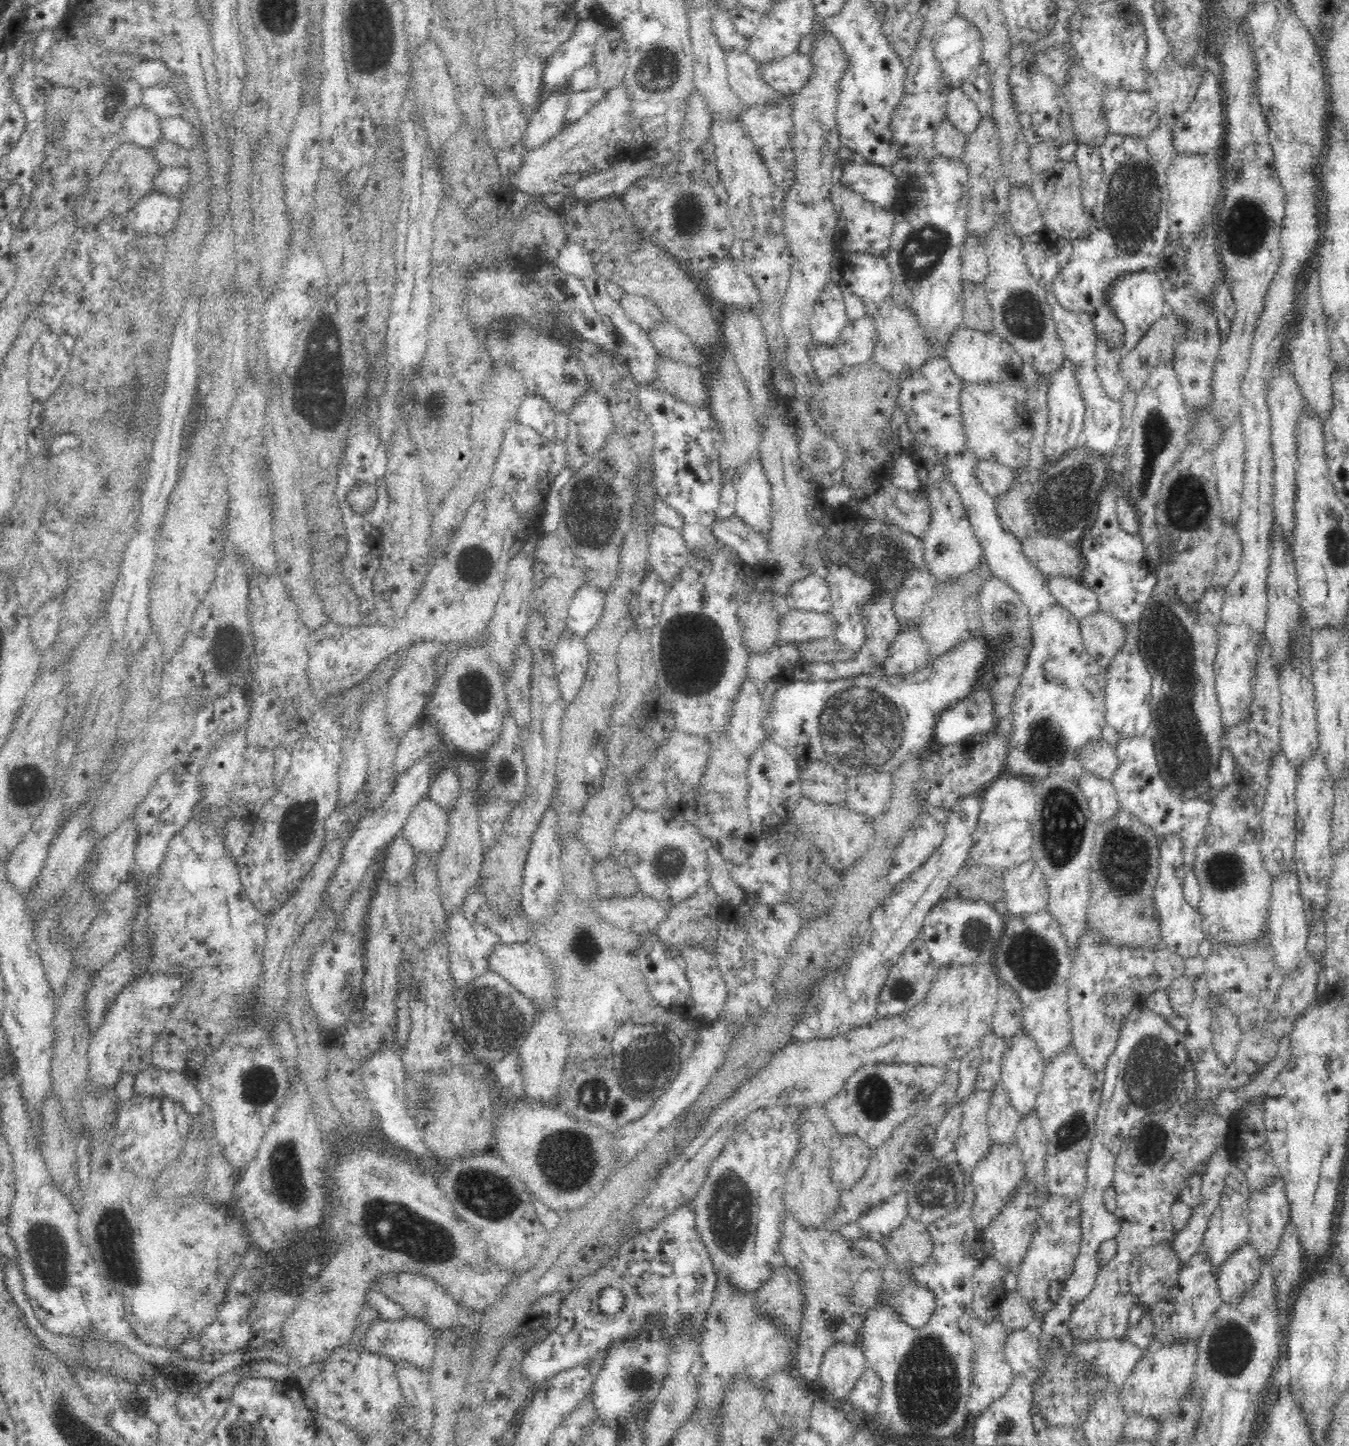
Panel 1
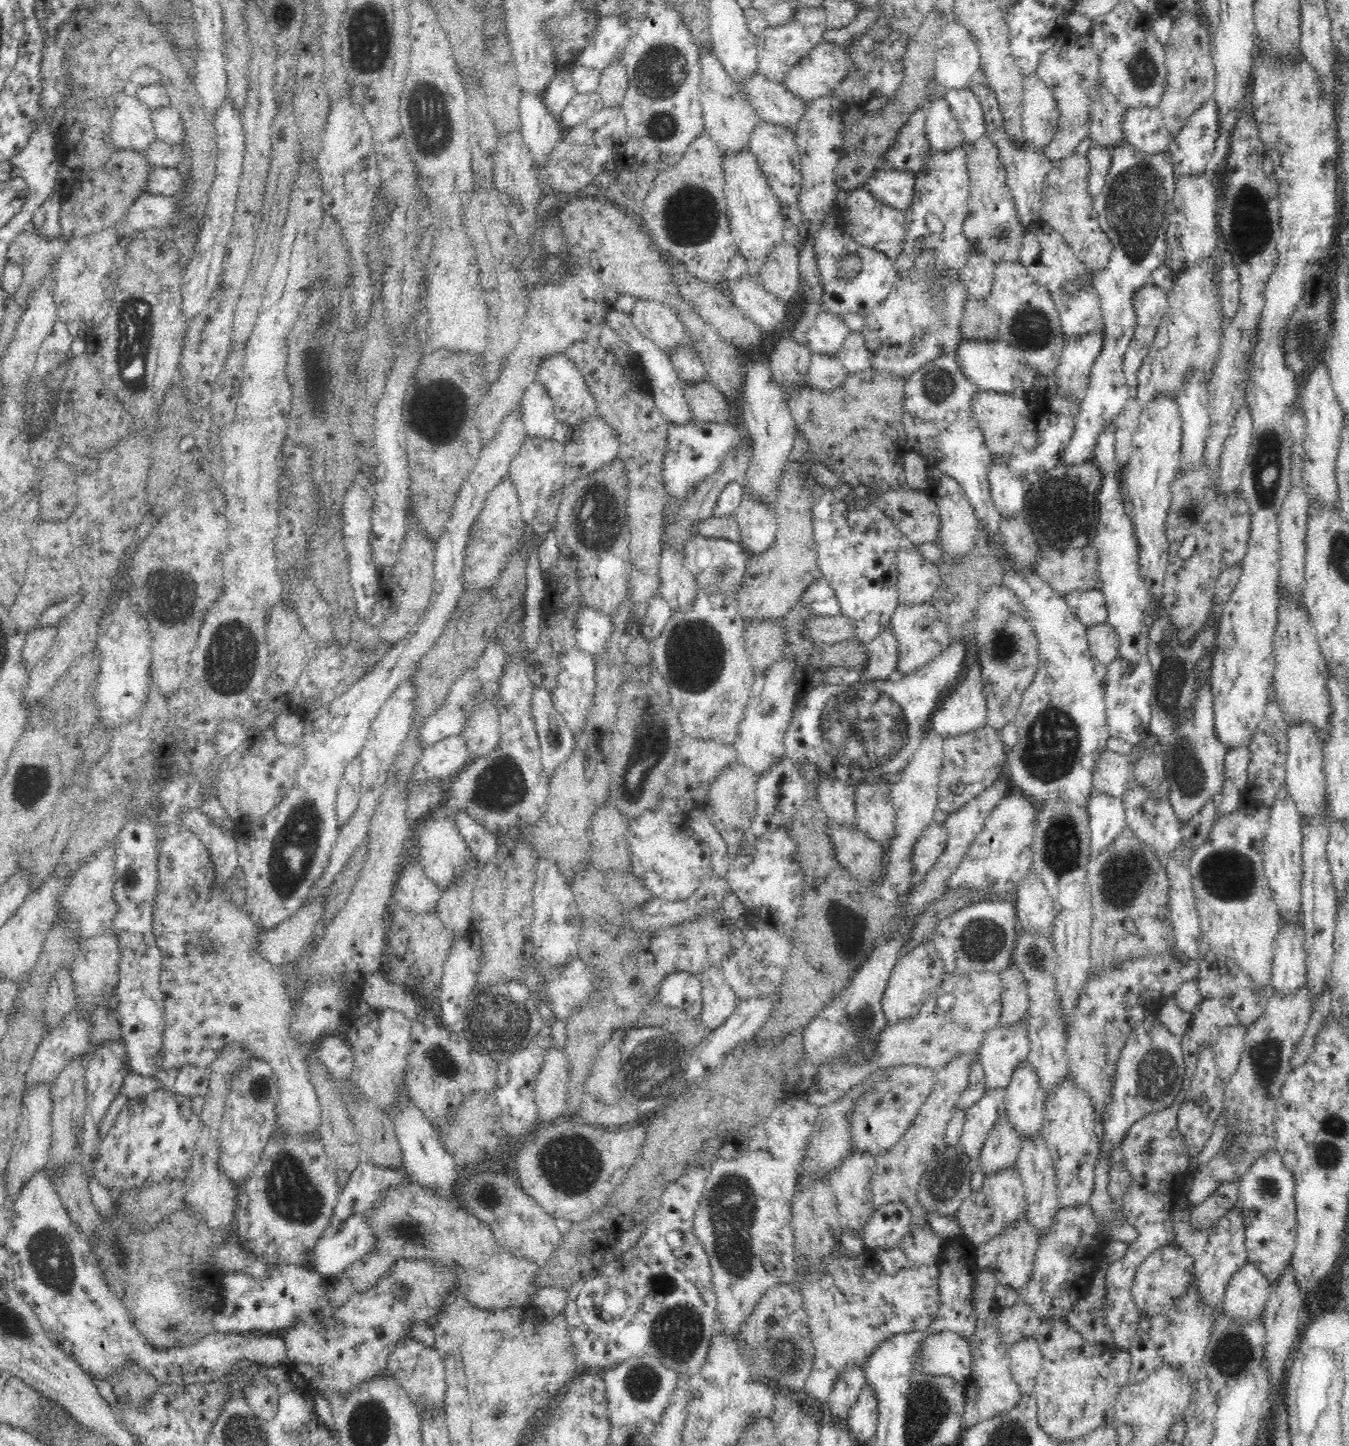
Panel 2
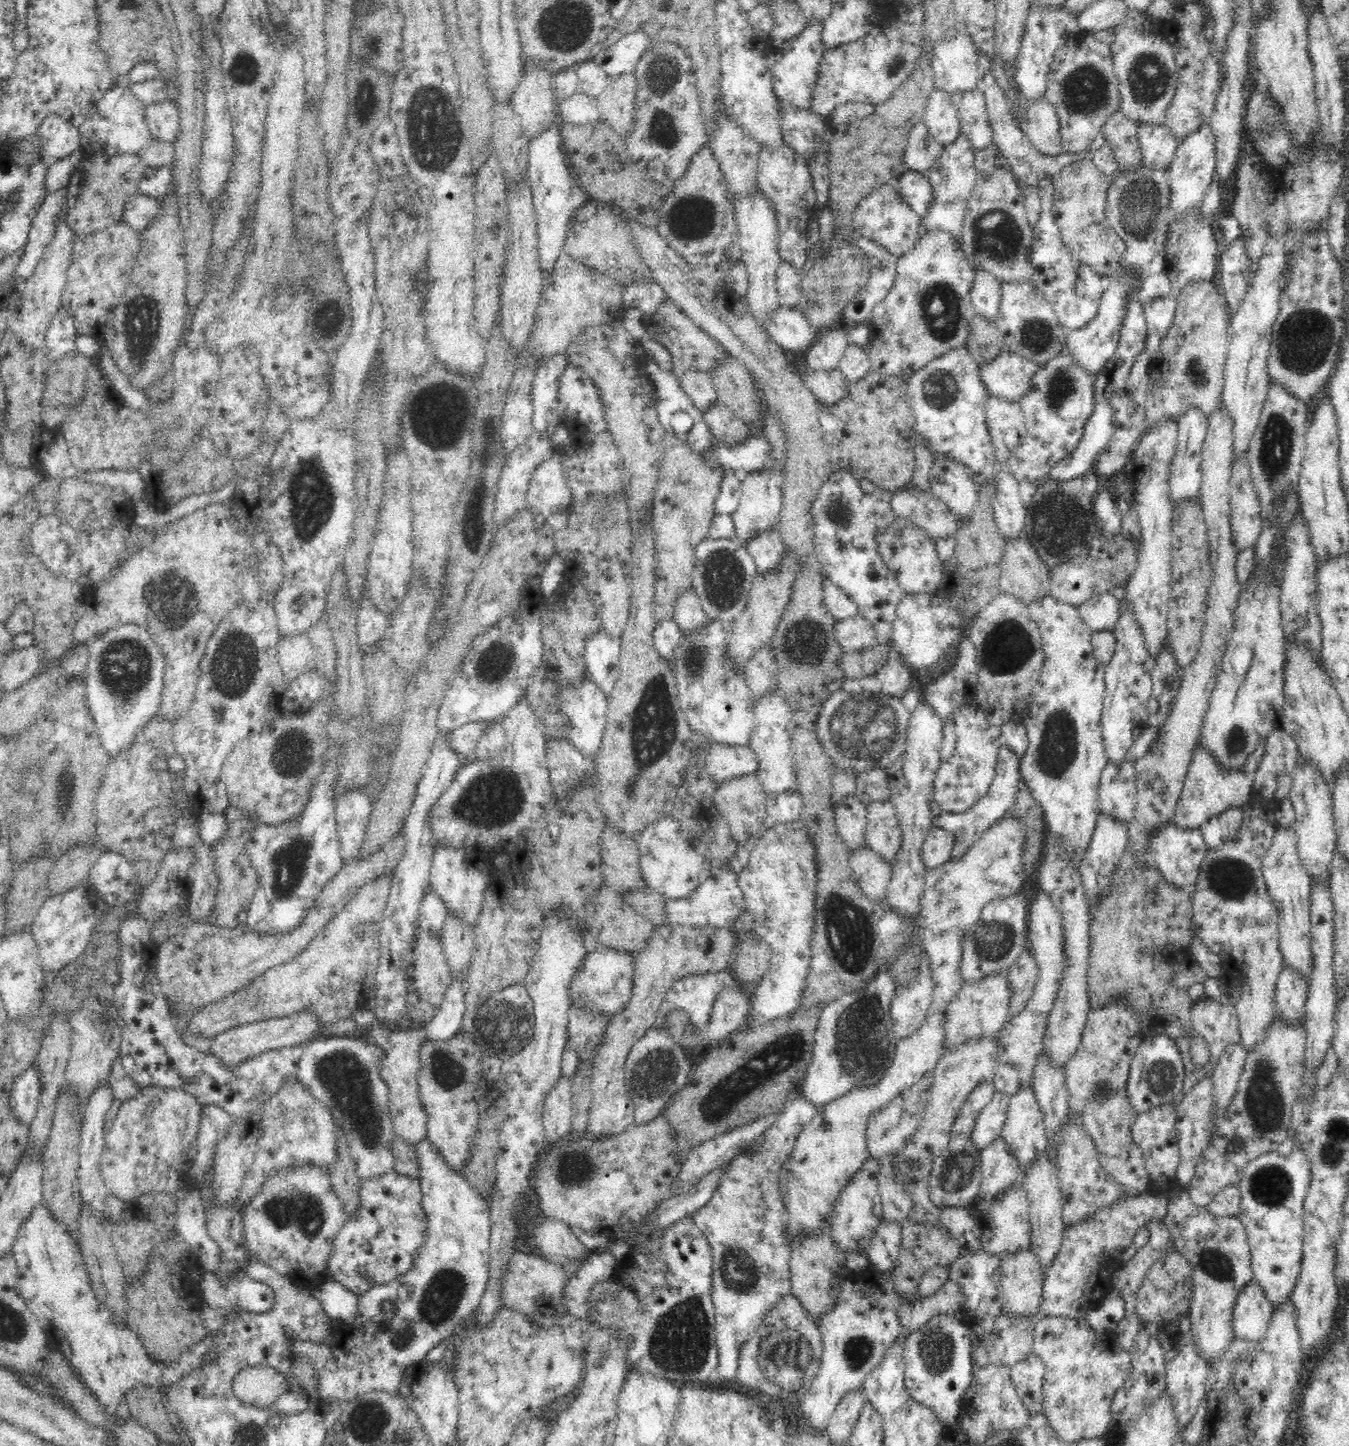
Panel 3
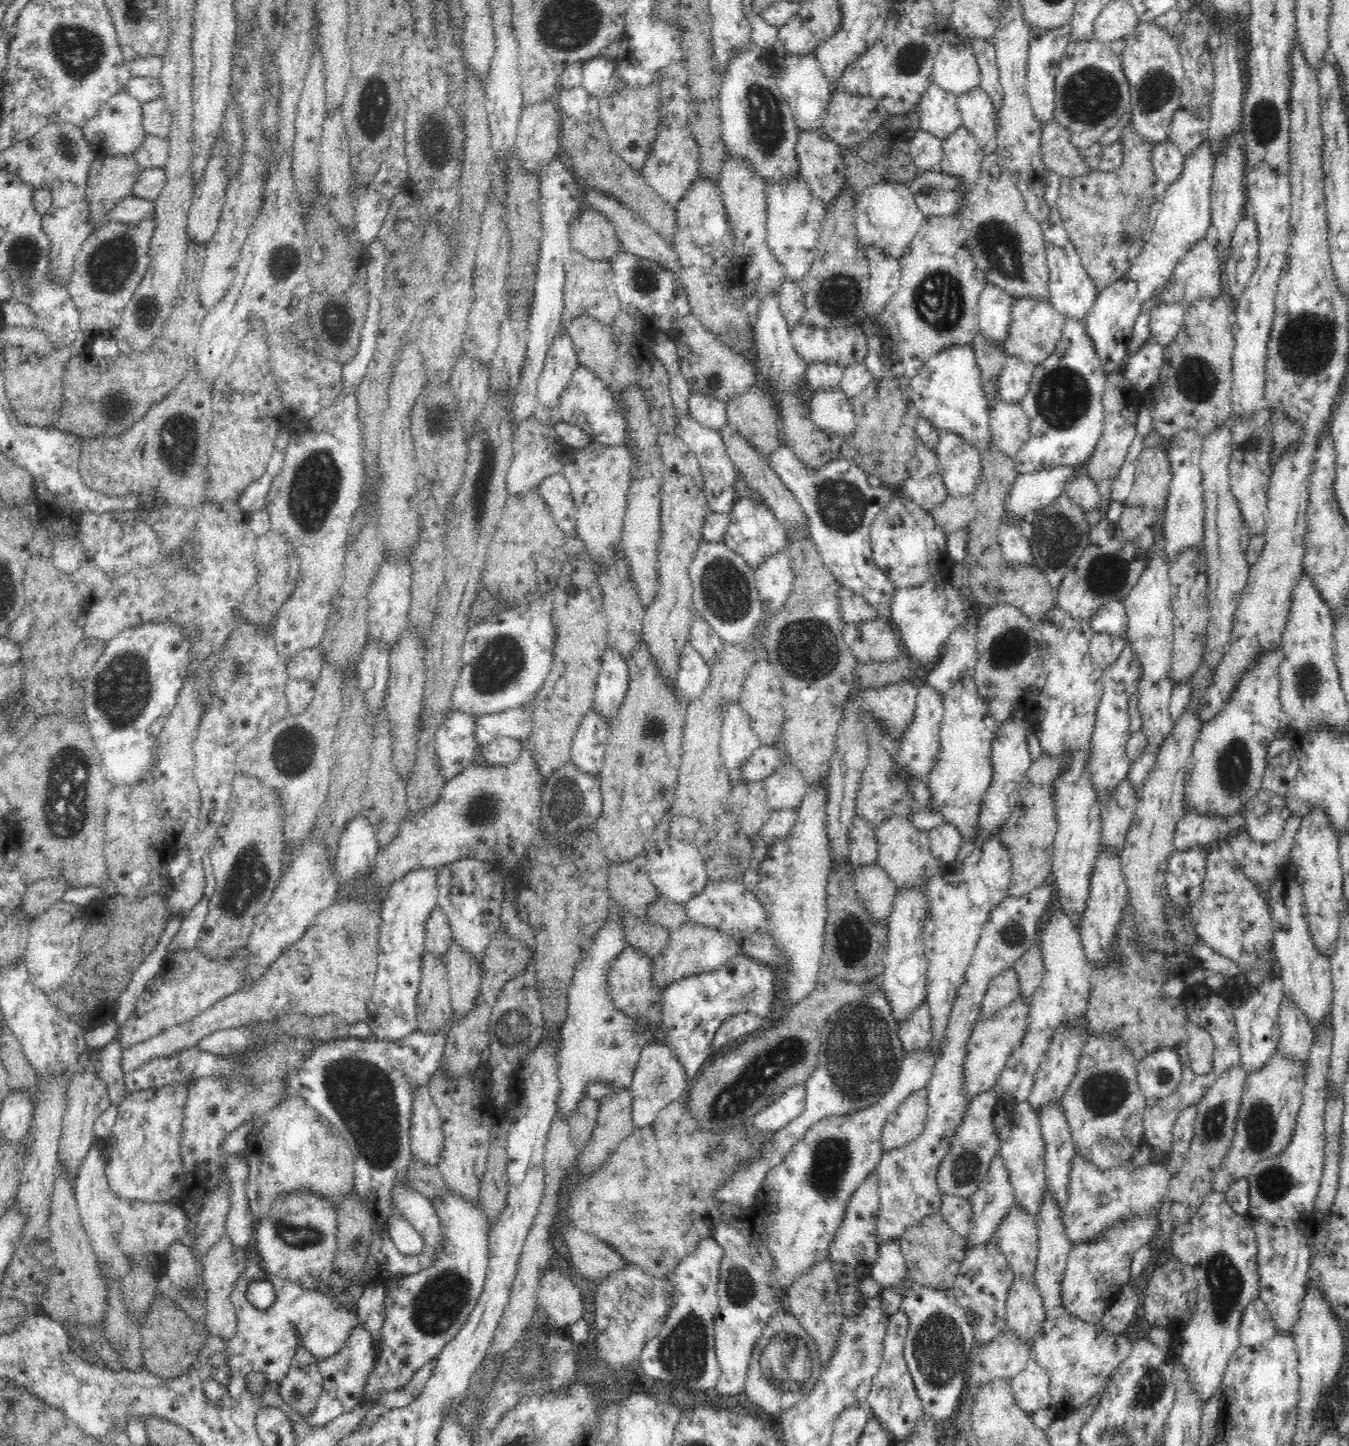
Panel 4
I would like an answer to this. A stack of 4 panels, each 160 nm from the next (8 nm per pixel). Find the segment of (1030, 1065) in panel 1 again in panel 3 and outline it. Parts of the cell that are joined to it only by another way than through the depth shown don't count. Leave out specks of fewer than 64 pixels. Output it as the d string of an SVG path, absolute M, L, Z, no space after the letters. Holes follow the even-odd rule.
M1033 1085L1020 1089L1011 1098L1002 1139L1010 1145L1022 1174L1048 1146L1043 1111L1037 1102Z

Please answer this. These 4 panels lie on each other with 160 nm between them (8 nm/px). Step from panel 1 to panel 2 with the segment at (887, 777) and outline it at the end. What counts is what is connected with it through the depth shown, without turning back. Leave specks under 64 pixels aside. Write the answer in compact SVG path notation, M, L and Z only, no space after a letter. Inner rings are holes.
M886 777L880 780L862 781L855 784L856 825L862 833L872 837L880 844L888 843L895 834L896 809L890 798L889 783Z

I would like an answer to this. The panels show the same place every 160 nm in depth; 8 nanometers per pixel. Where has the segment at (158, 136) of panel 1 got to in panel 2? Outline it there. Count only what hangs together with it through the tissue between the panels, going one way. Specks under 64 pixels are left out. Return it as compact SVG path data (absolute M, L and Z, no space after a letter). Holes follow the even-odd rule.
M117 93L116 110L110 120L110 138L116 150L134 150L143 154L156 139L152 110L138 97Z

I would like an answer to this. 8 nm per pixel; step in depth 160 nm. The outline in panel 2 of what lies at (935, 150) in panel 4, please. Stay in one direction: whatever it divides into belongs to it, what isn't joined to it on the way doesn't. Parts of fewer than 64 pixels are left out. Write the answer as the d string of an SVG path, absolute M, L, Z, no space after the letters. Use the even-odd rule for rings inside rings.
M916 109L900 129L896 137L896 142L888 148L886 162L894 164L896 170L914 174L918 172L922 166L924 166L924 163L933 155L933 150L925 131L925 118L927 117L928 111L929 109Z

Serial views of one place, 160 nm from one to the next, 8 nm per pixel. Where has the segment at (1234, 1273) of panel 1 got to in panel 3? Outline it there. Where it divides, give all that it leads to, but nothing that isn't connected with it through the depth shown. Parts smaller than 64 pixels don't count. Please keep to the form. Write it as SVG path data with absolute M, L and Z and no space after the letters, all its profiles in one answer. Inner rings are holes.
M1258 1281L1247 1282L1238 1293L1233 1308L1234 1336L1248 1341L1264 1340L1274 1309Z

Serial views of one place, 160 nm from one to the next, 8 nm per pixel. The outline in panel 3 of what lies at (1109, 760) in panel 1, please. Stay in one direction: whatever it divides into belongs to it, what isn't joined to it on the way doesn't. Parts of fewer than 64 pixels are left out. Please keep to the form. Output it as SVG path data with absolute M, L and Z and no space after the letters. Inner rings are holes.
M1124 759L1120 764L1107 761L1100 779L1098 798L1104 813L1124 823L1133 820L1137 799L1135 759Z

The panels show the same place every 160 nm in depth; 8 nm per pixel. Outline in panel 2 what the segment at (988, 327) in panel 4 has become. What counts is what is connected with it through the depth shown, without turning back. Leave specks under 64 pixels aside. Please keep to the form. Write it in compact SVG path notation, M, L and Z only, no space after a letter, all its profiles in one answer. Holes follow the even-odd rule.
M976 250L969 252L968 264L962 270L961 276L964 276L964 284L971 297L988 300L992 292L995 265L987 254Z

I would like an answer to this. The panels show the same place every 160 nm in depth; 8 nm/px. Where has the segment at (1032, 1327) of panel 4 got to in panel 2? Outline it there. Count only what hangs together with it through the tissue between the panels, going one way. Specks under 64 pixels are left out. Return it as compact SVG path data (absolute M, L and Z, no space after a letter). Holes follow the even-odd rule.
M1027 1213L1023 1214L1023 1217L1019 1218L1019 1221L1003 1230L1003 1233L1000 1233L997 1237L989 1238L990 1242L987 1242L984 1246L980 1246L976 1250L976 1264L977 1268L980 1269L988 1269L992 1270L994 1276L998 1279L998 1284L1006 1285L1014 1288L1019 1291L1019 1295L1021 1296L1021 1290L1028 1284L1030 1277L1032 1276L1033 1264L1035 1261L1035 1255L1038 1251L1038 1242L1039 1236L1038 1232L1036 1232L1036 1228L1032 1226L1032 1223L1028 1221Z

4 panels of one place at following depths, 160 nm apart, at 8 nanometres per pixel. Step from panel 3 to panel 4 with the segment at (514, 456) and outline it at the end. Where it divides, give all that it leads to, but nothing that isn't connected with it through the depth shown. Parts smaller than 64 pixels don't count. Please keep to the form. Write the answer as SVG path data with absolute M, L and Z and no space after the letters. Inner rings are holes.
M533 416L524 420L511 433L513 459L506 475L508 497L526 495L527 492L535 490L548 475L560 473L564 464L568 462L568 451L571 449L561 442L561 438L552 425L546 425Z

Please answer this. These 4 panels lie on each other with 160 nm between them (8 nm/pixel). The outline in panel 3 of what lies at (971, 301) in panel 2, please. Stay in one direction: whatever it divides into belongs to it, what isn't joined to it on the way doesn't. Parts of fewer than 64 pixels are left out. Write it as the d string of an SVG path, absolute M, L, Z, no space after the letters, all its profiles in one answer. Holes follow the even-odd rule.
M976 314L965 344L970 356L978 363L994 360L1004 348L1004 339L994 322Z

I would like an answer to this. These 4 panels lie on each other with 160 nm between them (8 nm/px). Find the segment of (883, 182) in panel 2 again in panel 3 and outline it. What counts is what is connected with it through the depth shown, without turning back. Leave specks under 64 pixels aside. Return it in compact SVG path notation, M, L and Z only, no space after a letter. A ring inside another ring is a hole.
M906 170L894 181L899 190L899 195L923 217L930 208L933 188L924 173Z

